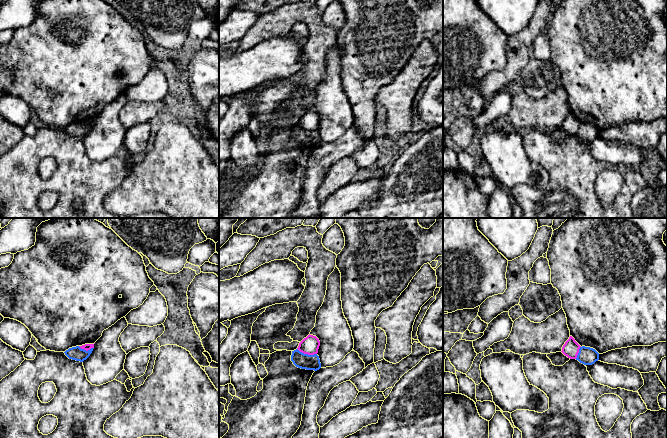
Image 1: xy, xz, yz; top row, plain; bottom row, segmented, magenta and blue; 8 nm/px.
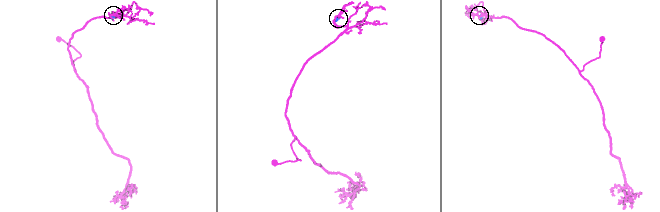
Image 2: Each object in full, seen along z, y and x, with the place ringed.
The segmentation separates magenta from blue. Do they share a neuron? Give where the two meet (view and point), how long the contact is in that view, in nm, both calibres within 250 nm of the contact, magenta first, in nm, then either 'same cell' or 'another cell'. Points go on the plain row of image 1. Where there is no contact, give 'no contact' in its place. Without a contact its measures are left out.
xz (307, 129) | 170 nm | 140/130 nm | another cell

